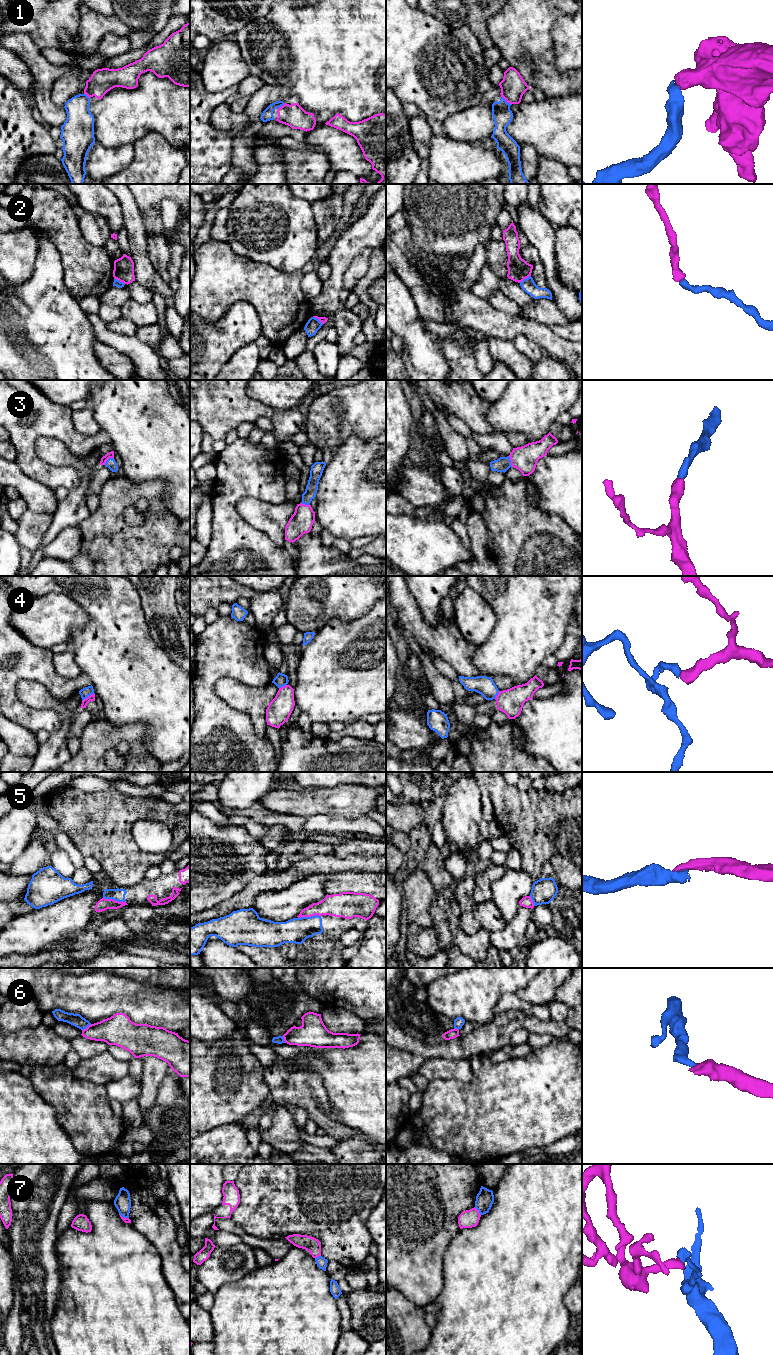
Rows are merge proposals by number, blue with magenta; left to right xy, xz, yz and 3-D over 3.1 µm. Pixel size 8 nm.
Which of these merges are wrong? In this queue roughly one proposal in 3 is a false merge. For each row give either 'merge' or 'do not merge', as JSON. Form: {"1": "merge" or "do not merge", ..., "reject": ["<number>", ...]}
{"1": "merge", "2": "do not merge", "3": "merge", "4": "do not merge", "5": "merge", "6": "do not merge", "7": "do not merge", "reject": ["2", "4", "6", "7"]}

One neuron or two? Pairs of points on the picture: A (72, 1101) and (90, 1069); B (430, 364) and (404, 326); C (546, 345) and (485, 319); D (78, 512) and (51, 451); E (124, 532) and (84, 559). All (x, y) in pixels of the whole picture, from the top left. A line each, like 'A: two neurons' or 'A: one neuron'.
A: two neurons
B: one neuron
C: one neuron
D: one neuron
E: two neurons

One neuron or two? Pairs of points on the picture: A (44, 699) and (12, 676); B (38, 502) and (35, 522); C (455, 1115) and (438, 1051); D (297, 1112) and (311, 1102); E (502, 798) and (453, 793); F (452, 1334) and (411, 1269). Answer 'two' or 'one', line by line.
A: two
B: two
C: two
D: two
E: two
F: two

